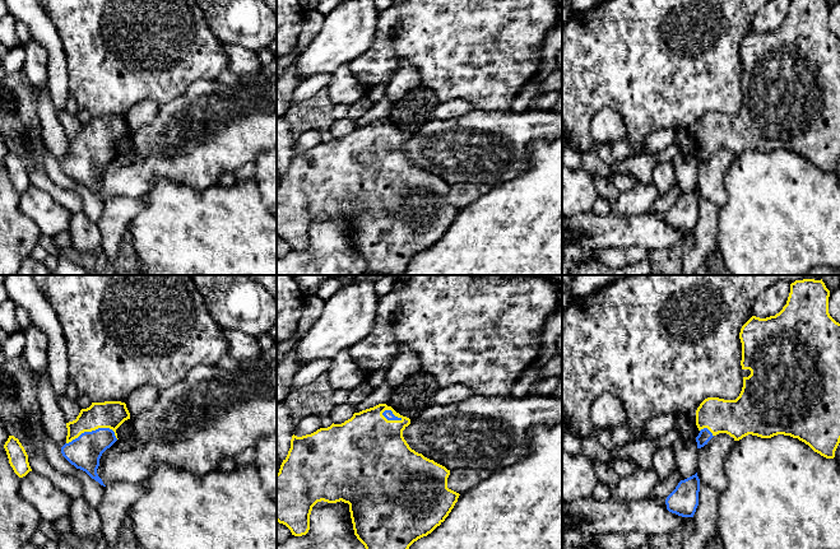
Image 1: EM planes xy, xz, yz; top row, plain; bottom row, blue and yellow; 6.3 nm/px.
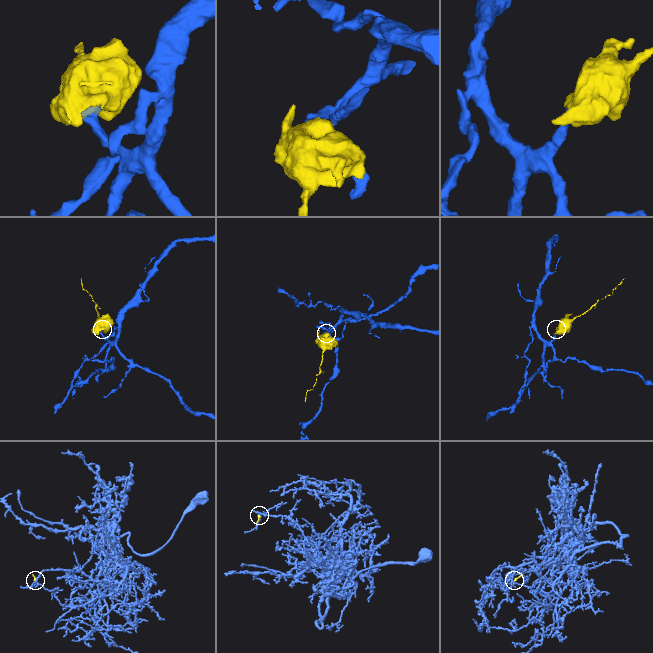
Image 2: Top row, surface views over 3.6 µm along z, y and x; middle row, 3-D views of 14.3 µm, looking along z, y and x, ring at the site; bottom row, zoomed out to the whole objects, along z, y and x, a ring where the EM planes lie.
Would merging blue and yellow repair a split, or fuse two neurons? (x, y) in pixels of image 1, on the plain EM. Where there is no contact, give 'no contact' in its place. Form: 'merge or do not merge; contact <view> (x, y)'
merge; contact xy (93, 145)

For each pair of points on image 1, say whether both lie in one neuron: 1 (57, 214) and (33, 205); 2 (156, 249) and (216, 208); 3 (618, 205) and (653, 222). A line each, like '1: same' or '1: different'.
1: same
2: same
3: different

